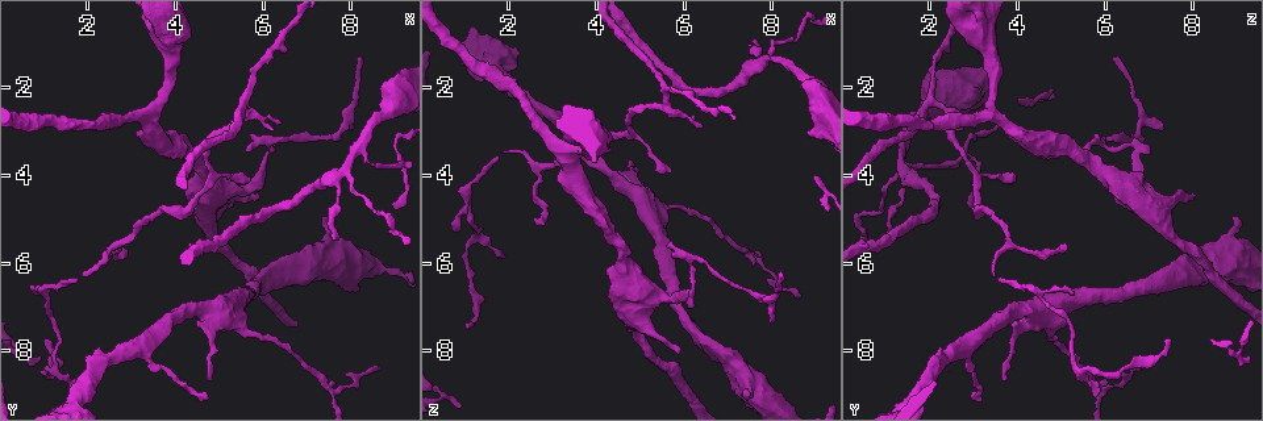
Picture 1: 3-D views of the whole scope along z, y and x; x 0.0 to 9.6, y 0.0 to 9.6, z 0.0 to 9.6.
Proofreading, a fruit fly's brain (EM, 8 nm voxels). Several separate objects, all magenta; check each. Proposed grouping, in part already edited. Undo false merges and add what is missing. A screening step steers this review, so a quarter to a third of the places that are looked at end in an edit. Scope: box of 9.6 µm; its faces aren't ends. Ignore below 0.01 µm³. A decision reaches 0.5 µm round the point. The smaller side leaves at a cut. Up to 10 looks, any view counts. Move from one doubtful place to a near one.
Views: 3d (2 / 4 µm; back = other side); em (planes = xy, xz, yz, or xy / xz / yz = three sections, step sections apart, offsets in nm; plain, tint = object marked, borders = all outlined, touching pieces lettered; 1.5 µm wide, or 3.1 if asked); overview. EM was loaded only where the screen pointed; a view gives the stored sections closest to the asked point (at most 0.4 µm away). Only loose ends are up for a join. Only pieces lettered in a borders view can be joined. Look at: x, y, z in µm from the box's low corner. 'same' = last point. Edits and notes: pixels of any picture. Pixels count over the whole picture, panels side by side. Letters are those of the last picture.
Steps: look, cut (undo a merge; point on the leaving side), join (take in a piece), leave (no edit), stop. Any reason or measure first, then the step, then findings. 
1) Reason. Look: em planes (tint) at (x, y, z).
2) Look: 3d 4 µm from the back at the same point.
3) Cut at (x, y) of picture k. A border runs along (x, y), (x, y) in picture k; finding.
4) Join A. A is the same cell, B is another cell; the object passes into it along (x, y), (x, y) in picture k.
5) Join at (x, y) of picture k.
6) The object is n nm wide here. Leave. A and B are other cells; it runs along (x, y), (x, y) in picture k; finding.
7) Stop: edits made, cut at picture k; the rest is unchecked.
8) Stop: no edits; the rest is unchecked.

An open end. Look: em planes (borders) at (9.05, 4.80, 2.95).

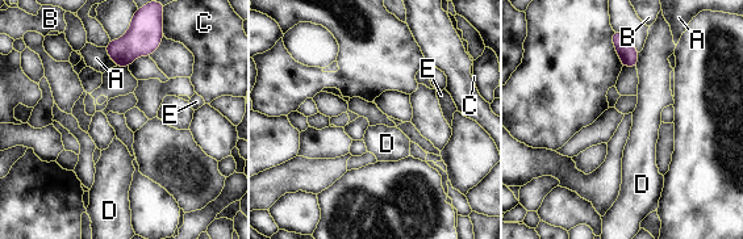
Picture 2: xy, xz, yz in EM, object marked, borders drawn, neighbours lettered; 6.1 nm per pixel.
Leave. A, B, C, D and E are other cells; a border runs along (104, 47), (116, 66) in picture 2; none of them fits.

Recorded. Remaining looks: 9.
A narrow waist. Look: 3d 2 µm at (4.85, 4.10, 3.05).

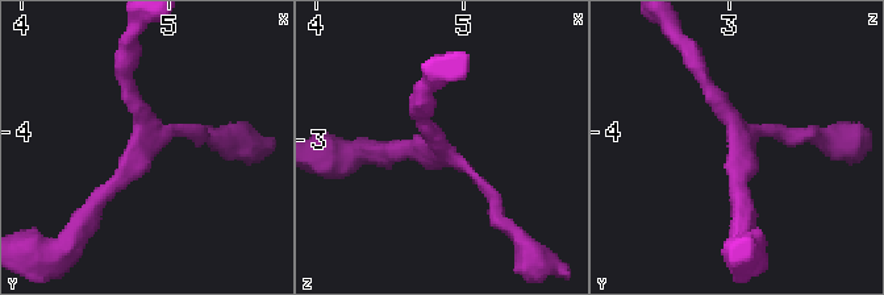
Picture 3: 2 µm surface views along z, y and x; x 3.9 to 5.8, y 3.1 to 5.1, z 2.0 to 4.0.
Shape alone is not enough. Look: em planes (tint) at (4.82, 4.14, 3.08).

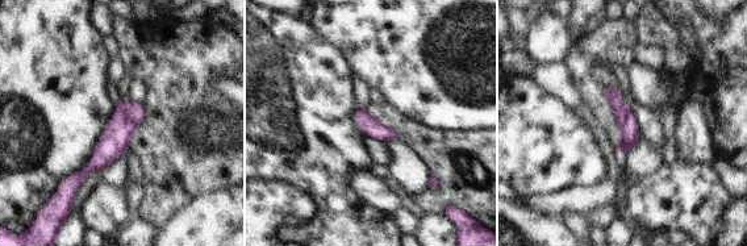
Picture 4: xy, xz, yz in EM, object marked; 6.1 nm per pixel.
See the neighbours. Look: em planes (borders) at the same point.

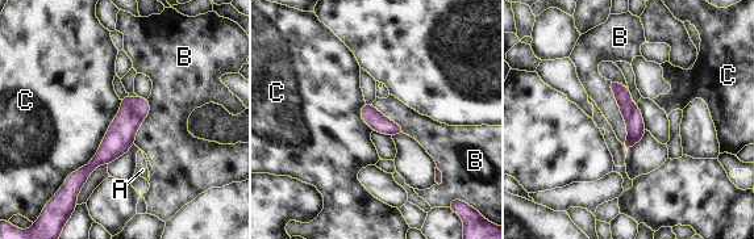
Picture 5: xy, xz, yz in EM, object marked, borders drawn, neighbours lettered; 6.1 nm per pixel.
The longest contact is with C, 700 nm. Leave. A, B and C are other cells; a border runs along (608, 80), (625, 125), (625, 143) in picture 5; continuous, no second cell.

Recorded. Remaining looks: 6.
An open end. Look: 3d 4 µm at (7.50, 4.95, 8.95).

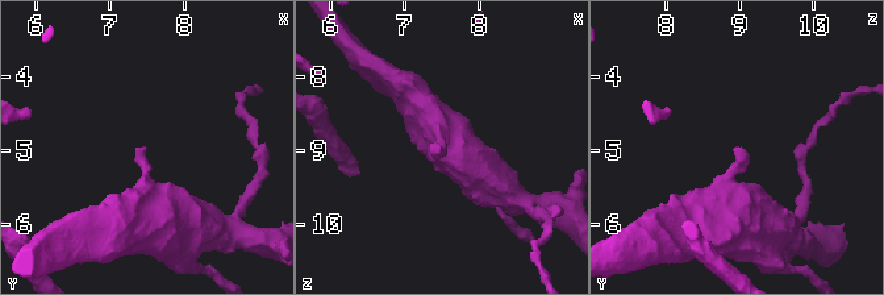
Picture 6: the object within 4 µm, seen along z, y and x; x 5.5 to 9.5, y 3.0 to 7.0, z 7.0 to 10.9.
Look: em xz step 4 (plain) at (7.50, 4.95, 8.95).

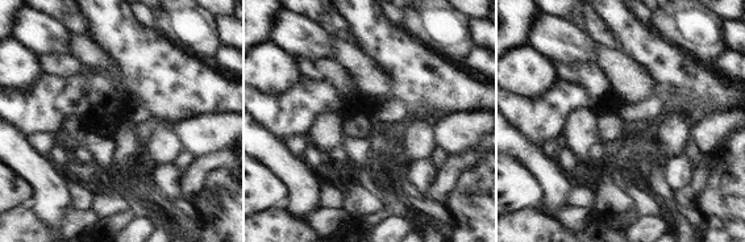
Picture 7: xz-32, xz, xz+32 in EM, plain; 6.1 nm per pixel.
See the neighbours. Look: em xz step 4 (borders) at the same point.

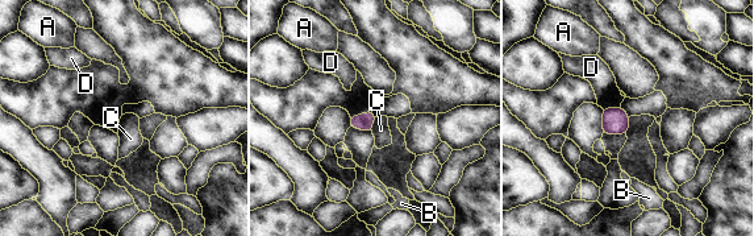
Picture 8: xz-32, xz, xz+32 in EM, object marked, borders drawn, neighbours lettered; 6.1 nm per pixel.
Leave. A, B, C and D are other cells; a border runs along (376, 118), (371, 131) in picture 8; no lettered piece goes on from it.

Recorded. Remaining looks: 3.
Tapers out. Look: em planes (borders) at (8.25, 1.35, 6.25).

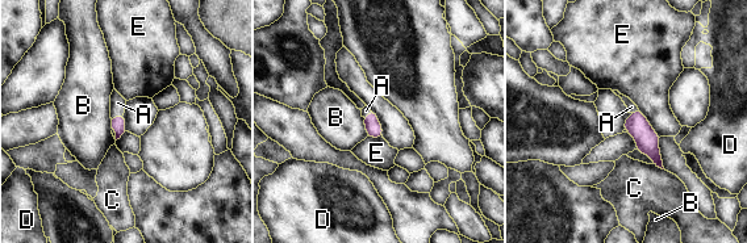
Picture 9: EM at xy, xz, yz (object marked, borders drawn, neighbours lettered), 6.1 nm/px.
Join A. A is the same cell, B, C, D and E are other cells; the object passes into it along (117, 124), (117, 116), (117, 103) in picture 9; it goes on there.

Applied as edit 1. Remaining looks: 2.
Stop: edits made, join at picture 9; the rest is unchecked.

